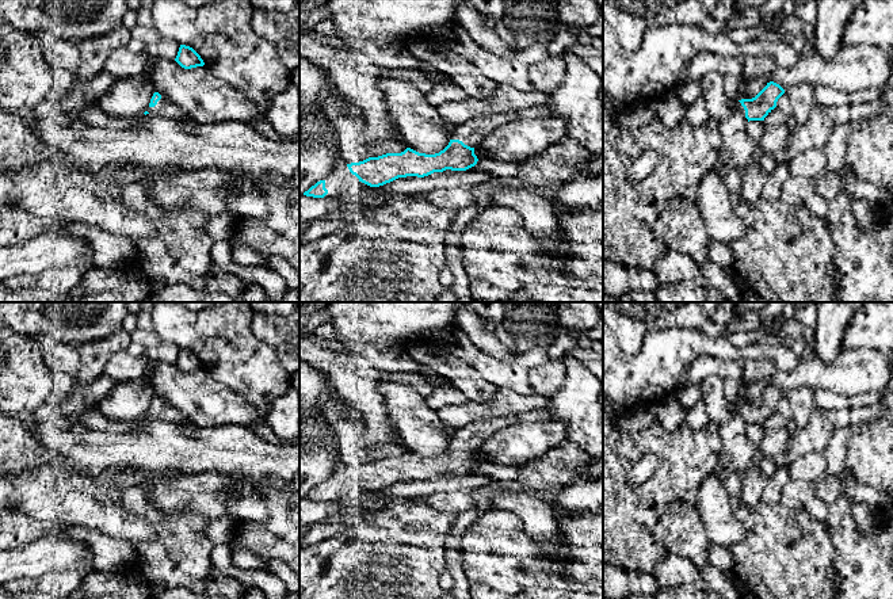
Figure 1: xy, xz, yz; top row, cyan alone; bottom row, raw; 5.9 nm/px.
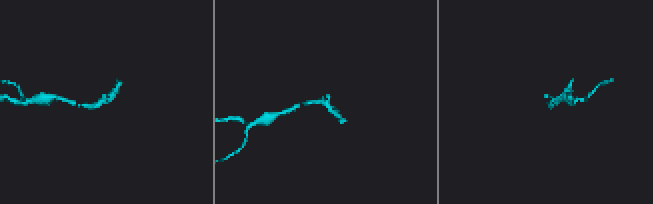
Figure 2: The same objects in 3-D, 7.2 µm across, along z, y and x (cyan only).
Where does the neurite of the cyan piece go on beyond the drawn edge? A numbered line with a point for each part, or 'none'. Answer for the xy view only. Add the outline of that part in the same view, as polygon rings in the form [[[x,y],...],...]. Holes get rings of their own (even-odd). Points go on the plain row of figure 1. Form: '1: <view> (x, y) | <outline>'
1: xy (165, 411) | [[[161,398],[161,402],[154,411],[148,409],[146,415],[150,419],[159,419],[161,421],[171,421],[175,424],[182,424],[186,420],[184,415],[164,398]]]

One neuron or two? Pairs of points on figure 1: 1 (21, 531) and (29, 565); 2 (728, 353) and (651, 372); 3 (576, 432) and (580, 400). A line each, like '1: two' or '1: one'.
1: two
2: one
3: one

